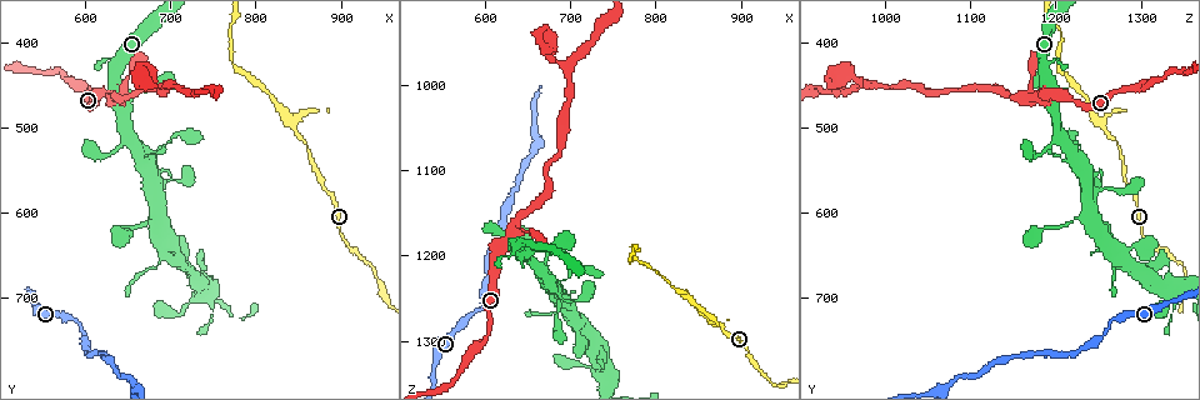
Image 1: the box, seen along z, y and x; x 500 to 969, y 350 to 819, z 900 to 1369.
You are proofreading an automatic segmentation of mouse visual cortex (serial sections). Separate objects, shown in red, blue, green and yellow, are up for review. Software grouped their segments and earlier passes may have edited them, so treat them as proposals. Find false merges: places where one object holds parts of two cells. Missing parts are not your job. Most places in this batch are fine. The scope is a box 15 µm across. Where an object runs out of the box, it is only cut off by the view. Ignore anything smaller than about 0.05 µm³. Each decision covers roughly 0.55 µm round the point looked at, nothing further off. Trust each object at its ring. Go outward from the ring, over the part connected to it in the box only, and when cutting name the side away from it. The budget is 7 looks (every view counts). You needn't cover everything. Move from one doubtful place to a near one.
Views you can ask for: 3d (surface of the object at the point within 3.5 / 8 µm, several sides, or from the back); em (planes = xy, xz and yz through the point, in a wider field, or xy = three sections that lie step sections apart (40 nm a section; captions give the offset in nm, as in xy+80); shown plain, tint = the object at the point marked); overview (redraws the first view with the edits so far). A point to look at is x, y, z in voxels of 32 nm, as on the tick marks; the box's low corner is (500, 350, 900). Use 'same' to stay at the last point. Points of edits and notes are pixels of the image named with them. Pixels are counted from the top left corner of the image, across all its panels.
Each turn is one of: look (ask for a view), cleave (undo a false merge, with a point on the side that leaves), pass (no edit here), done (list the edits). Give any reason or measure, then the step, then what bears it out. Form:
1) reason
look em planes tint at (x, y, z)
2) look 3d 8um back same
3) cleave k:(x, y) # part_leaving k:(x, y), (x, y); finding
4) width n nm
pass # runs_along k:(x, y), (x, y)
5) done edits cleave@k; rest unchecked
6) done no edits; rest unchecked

two arms in line, one across
look 3d 3.5um at (630, 465, 1170)

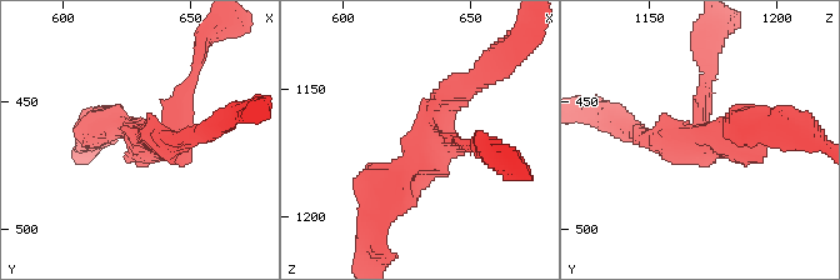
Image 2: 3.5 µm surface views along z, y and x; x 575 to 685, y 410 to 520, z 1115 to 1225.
need the tissue
look em planes tint at (630, 463, 1173)

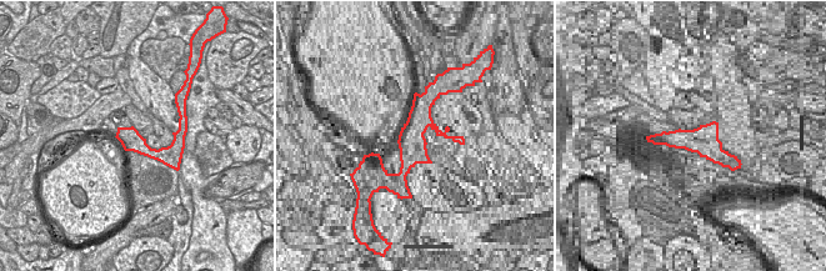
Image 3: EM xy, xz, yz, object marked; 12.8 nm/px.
width 280 nm
pass # runs_along 3:(119, 135), (150, 152), (175, 144); all the same cell

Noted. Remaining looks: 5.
calibre changes
look 3d 3.5um at (845, 500, 1250)

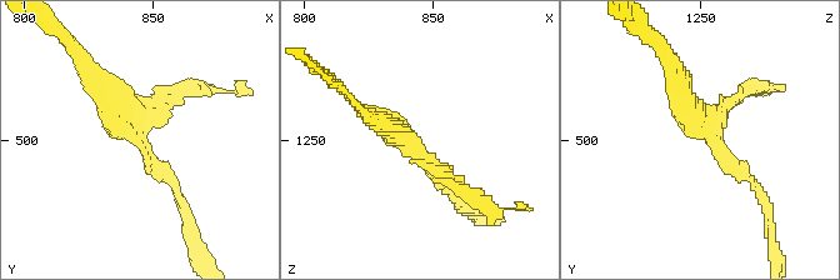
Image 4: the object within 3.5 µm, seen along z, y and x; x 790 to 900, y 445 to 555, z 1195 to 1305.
look em xy step 1 tint at (843, 497, 1253)

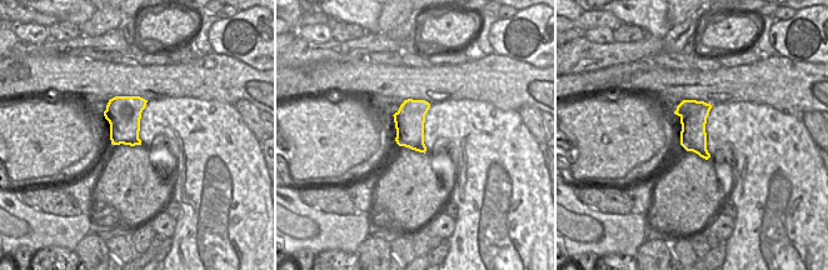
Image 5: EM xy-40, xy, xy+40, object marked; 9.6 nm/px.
pass # runs_along 4:(176, 188), (88, 69); all the same cell

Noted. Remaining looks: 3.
sharp bend
look 3d 3.5um at (740, 655, 1325)

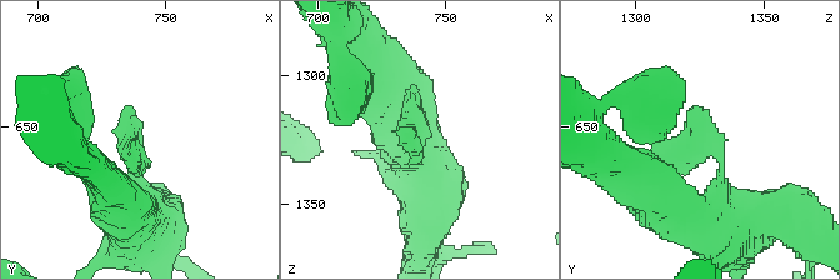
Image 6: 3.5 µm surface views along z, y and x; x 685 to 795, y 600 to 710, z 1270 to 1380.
need the tissue
look em planes tint at (738, 660, 1327)

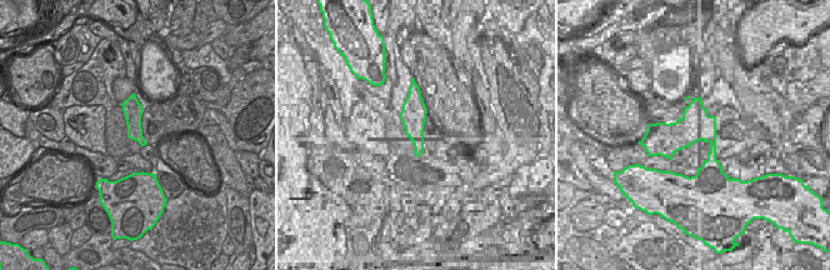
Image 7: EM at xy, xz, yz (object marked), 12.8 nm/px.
pass # runs_along 6:(414, 150), (414, 86); all the same cell

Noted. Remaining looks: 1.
done no edits; rest unchecked

